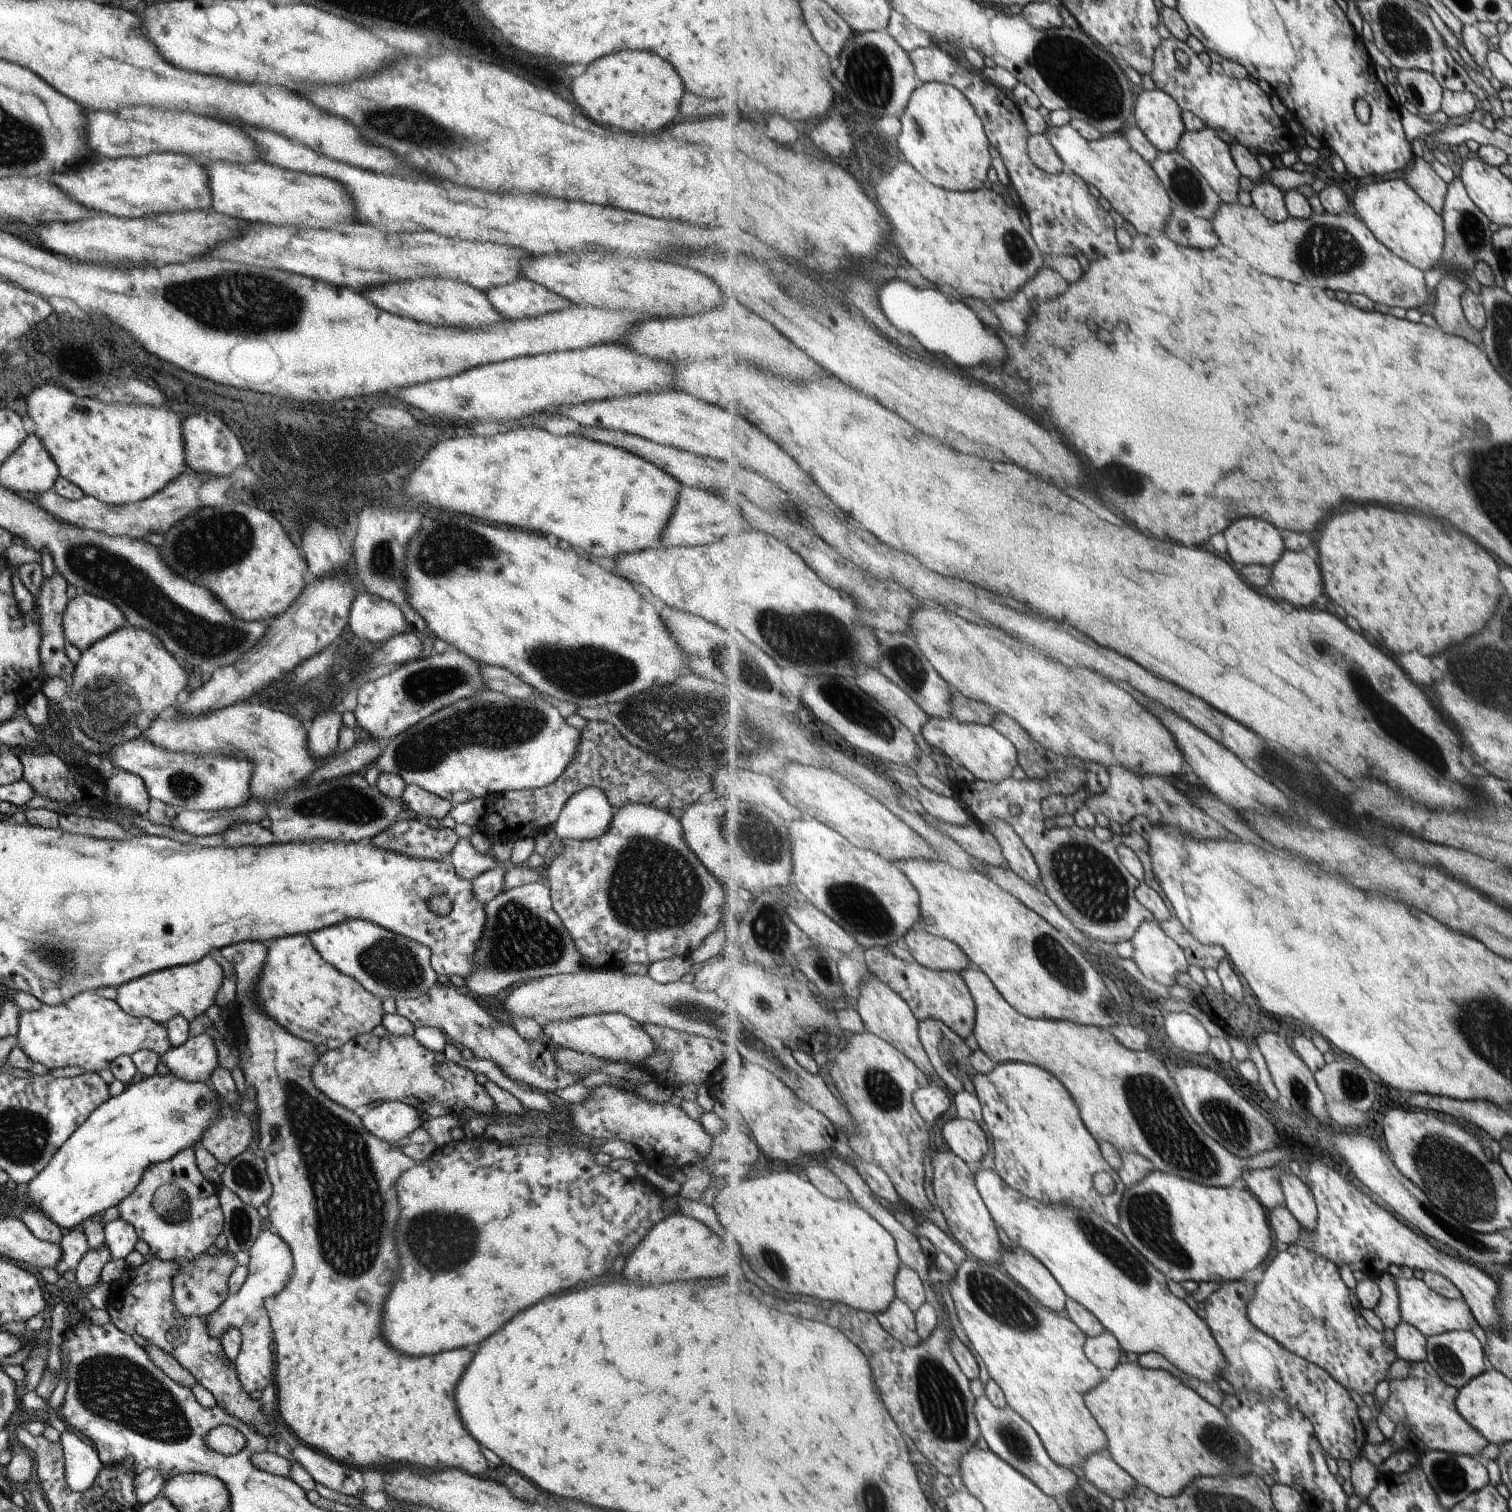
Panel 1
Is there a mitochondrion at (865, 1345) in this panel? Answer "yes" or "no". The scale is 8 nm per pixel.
no

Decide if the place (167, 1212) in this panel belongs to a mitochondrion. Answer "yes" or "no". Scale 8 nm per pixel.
yes

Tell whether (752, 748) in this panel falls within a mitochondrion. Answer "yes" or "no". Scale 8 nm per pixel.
yes

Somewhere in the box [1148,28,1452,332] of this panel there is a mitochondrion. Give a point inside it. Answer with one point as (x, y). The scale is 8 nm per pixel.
(1328, 250)

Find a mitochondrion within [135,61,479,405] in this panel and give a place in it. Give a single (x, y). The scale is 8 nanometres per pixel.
(242, 304)

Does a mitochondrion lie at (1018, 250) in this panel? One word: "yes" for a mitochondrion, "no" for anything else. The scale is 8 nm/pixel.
yes

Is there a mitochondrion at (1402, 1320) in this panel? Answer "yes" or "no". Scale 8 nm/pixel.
no

